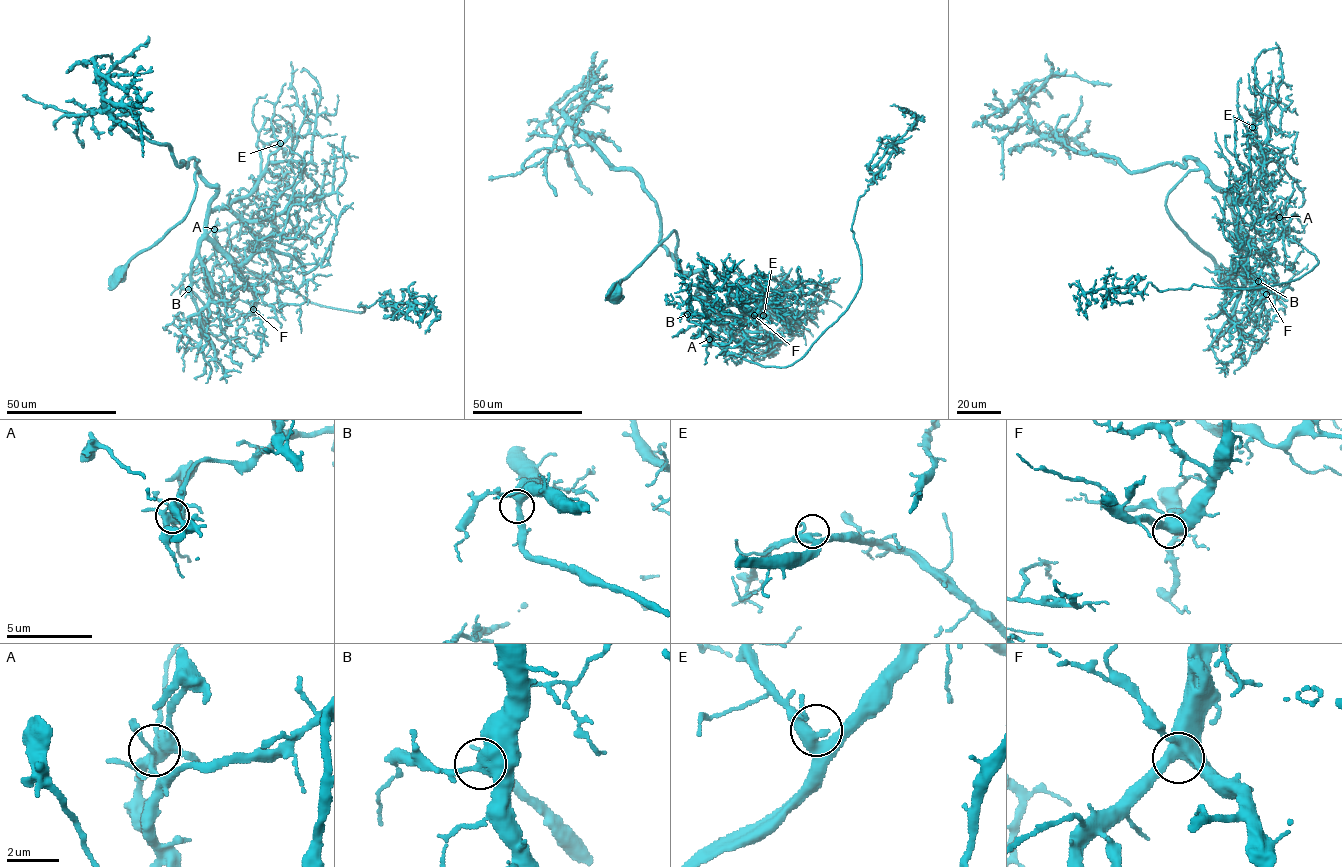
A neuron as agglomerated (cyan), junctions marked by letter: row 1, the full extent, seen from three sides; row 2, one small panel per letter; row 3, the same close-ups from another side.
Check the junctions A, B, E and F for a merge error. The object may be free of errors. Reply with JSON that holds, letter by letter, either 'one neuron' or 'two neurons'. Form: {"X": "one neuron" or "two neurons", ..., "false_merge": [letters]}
{"A": "two neurons", "B": "one neuron", "E": "one neuron", "F": "one neuron", "false_merge": ["A"]}

